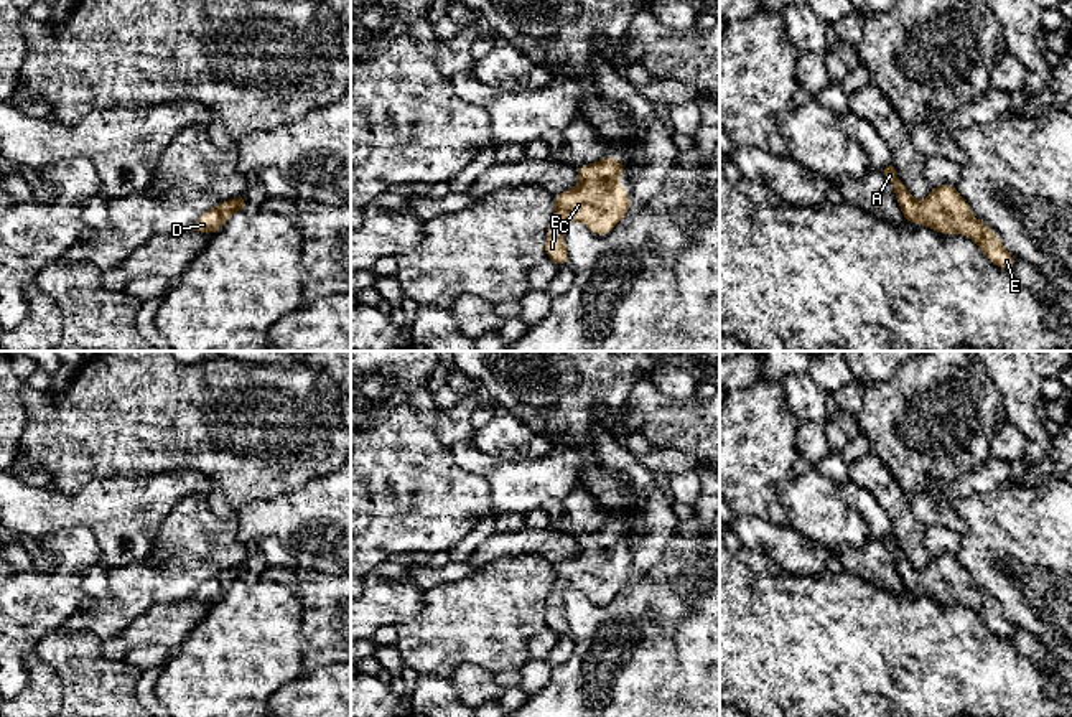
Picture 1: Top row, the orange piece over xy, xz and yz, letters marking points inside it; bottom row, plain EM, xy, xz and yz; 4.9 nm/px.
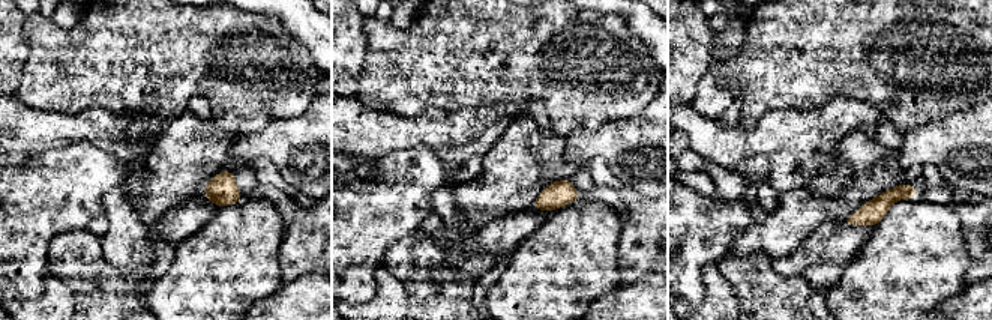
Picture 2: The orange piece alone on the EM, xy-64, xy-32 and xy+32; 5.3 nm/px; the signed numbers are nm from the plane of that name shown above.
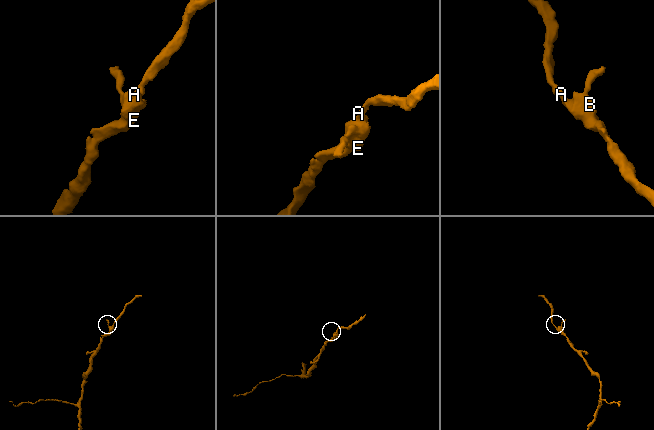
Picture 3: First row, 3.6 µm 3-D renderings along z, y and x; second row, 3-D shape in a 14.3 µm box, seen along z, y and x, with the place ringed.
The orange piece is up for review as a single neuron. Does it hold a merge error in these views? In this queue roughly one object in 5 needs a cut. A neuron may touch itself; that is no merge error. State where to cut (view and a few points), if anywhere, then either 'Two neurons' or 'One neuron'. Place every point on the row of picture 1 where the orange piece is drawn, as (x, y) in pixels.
No split. One neuron

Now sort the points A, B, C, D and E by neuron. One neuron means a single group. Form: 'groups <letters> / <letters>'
groups A B C D E

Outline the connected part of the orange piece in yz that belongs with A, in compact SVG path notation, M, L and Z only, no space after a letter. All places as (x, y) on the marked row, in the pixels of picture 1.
M893 165L884 168L883 175L894 188L906 223L919 223L944 236L952 232L963 234L981 249L990 262L1001 270L1013 272L1016 259L1006 251L1003 241L995 236L991 227L972 214L957 186L937 185L930 188L925 199L917 203L899 180Z

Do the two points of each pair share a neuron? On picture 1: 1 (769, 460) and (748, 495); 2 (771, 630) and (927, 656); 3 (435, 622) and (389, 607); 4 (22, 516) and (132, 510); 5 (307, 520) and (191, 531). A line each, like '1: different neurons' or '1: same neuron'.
1: same neuron
2: same neuron
3: different neurons
4: same neuron
5: different neurons

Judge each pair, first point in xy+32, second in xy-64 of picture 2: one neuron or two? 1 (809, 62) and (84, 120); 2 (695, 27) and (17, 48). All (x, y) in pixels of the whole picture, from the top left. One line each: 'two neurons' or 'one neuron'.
1: two neurons
2: one neuron

